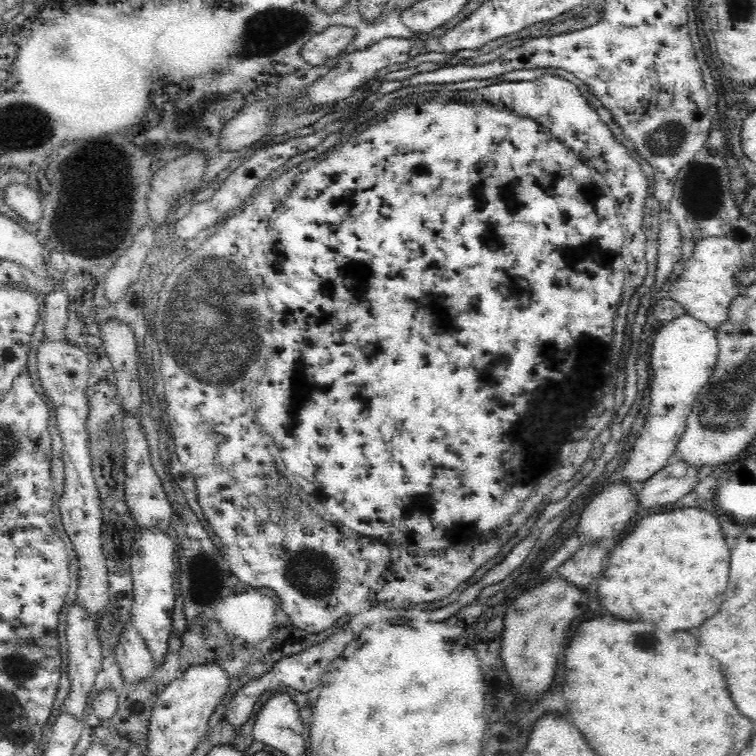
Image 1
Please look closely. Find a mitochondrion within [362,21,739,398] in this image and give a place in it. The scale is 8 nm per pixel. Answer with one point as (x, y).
(666, 140)

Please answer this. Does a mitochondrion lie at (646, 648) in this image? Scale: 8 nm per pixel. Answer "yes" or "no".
yes

